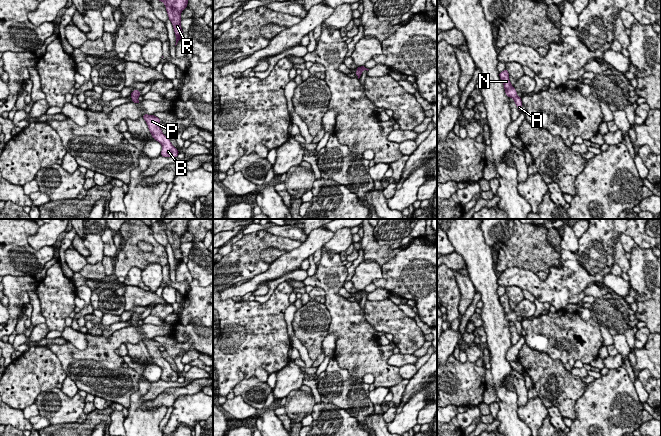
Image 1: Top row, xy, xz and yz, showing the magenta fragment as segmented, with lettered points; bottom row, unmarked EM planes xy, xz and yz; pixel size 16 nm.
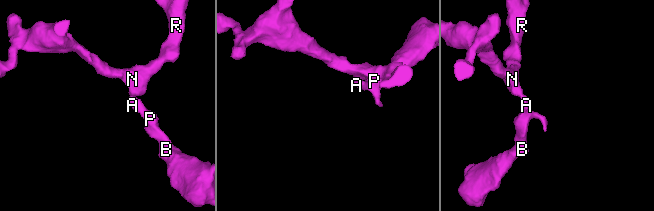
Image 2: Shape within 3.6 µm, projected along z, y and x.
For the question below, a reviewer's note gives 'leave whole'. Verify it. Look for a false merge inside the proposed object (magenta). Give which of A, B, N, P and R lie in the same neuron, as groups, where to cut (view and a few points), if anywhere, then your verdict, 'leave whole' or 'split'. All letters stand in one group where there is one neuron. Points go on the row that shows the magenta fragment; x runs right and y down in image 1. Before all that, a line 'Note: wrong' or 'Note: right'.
Note: right
A B N P R; no cut; leave whole

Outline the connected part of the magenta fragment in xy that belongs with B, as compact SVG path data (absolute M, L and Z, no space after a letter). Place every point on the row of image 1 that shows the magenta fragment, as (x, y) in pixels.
M143 114L143 118L146 121L149 131L154 140L157 140L162 145L161 156L175 158L178 156L179 151L170 142L169 138L165 136L159 126L160 119L155 115Z

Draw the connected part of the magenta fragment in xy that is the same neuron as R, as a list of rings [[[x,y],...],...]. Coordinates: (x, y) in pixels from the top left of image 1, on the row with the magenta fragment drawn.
[[[159,0],[165,4],[166,11],[171,21],[176,36],[176,44],[182,38],[183,31],[180,25],[182,20],[181,12],[187,8],[188,0]]]

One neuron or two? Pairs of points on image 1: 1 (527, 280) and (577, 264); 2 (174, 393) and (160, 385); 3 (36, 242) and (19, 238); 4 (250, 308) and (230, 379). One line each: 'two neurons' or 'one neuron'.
1: one neuron
2: two neurons
3: two neurons
4: one neuron

